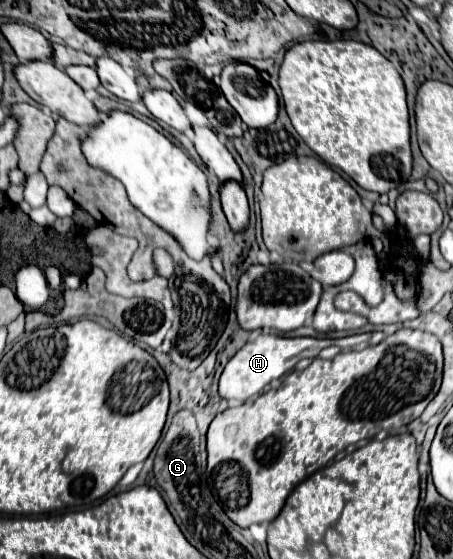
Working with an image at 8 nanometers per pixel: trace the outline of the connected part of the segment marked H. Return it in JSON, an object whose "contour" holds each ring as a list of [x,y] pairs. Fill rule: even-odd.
{"contour":[[[260,334],[254,342],[244,344],[226,364],[222,376],[220,376],[220,396],[226,400],[246,400],[254,394],[260,394],[266,384],[272,380],[284,376],[288,370],[292,370],[302,358],[316,358],[318,352],[330,344],[336,344],[340,348],[354,348],[360,342],[354,340],[356,336],[340,338],[340,340],[318,340],[318,338],[284,338],[284,336],[274,336],[274,334]]]}

